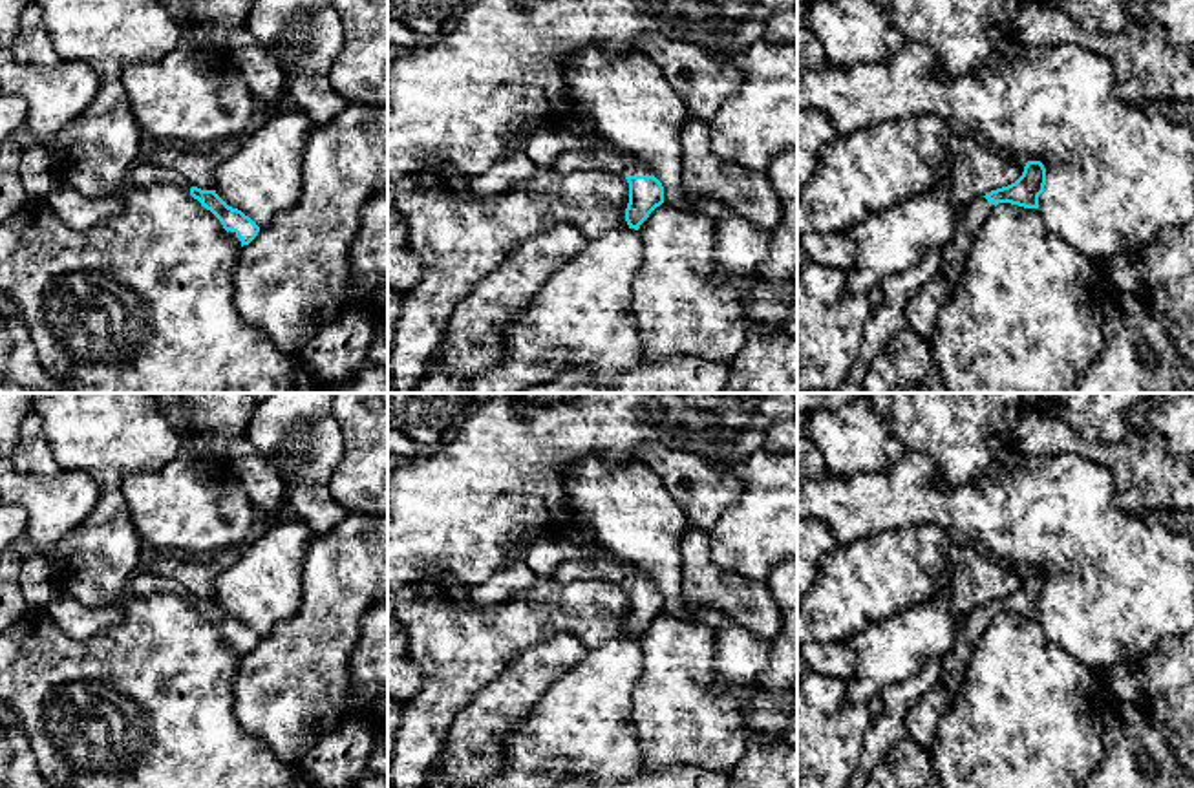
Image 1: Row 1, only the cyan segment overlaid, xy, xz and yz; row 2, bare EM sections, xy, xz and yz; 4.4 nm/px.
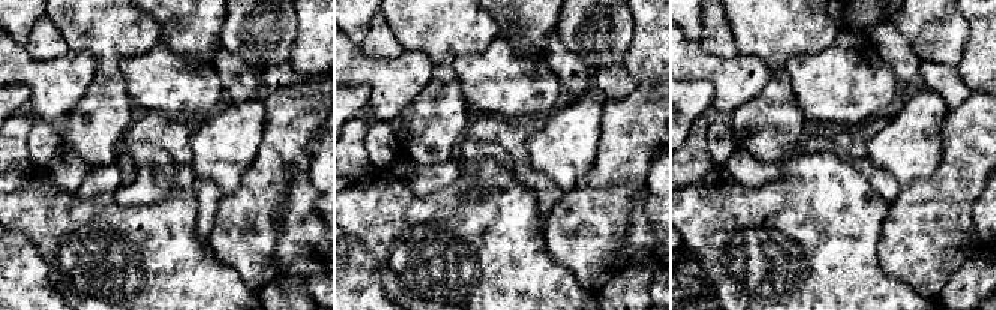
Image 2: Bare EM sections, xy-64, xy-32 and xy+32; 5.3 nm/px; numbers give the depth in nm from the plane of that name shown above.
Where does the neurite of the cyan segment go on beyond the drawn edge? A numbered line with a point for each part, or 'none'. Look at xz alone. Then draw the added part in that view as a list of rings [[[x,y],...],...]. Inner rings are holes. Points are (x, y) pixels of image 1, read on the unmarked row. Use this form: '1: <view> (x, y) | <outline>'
1: xz (607, 567) | [[[611,552],[589,559],[567,559],[554,569],[550,578],[561,583],[576,580],[602,580],[622,587],[653,585],[653,580],[645,572],[618,559]]]

